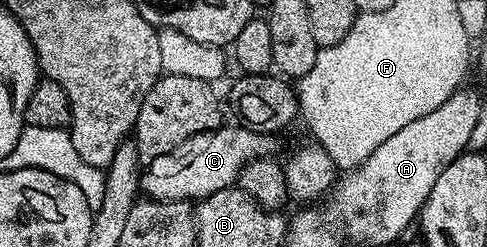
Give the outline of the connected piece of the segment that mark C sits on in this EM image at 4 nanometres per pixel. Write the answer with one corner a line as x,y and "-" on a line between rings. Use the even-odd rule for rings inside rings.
226,123
212,131
192,135
187,141
182,142
177,152
165,153
149,161
140,173
141,192
152,201
189,201
194,203
203,197
216,195
216,191
231,188
237,182
240,171
244,171
244,167
248,167
248,163
261,157
274,157
277,154
279,138
275,134
248,129
241,123
233,124

